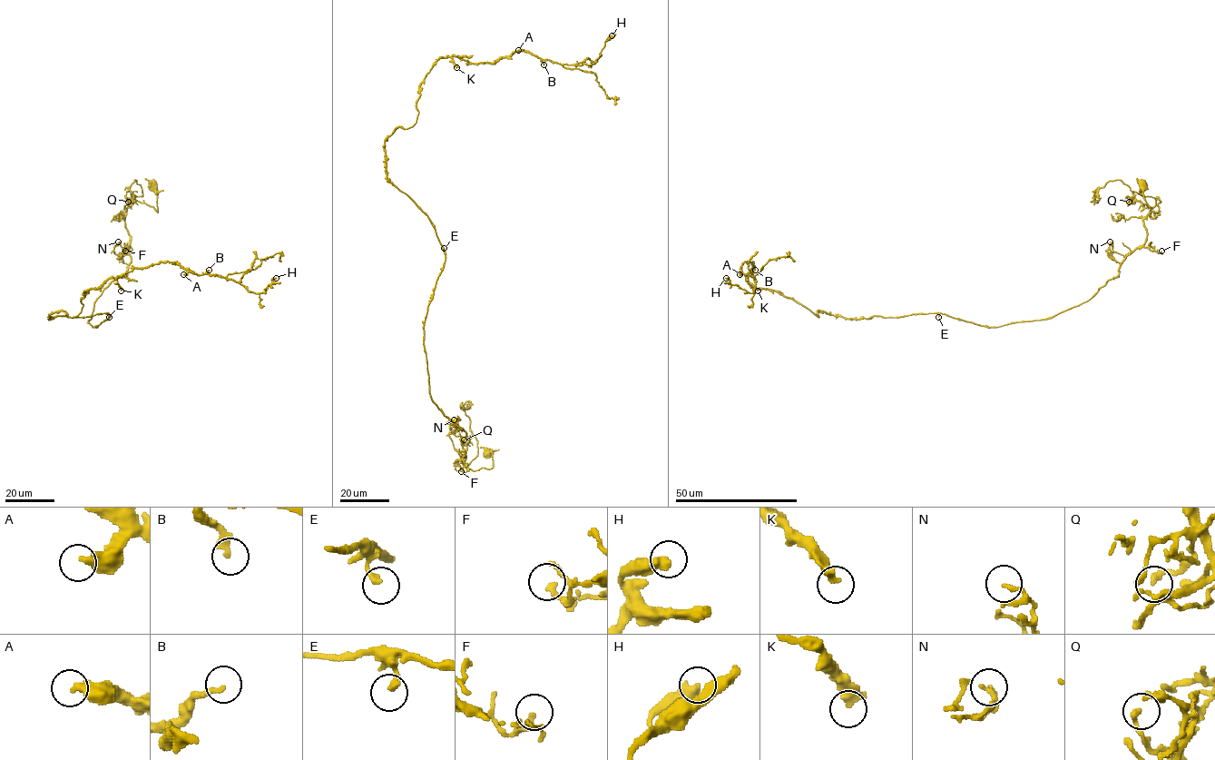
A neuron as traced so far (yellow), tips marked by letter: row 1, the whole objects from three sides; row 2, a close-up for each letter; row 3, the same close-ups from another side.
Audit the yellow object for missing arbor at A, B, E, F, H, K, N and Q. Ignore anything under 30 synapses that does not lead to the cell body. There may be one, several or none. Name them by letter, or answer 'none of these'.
H

